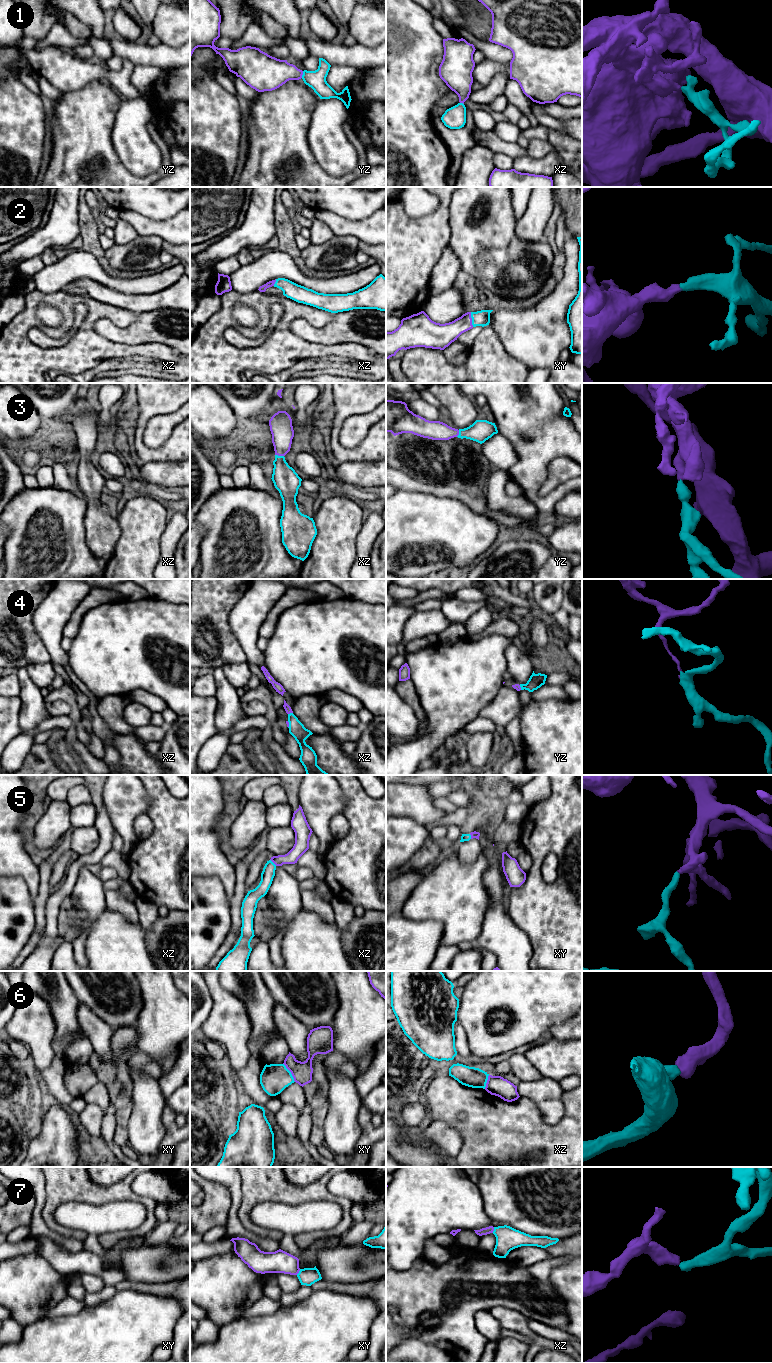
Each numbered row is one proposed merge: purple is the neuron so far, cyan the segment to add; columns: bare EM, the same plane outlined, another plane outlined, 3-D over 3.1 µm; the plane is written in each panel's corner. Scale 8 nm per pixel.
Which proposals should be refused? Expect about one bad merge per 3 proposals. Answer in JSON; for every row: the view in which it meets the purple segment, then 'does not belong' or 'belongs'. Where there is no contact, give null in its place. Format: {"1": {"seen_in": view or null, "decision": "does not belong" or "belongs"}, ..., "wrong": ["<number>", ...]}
{"1": {"seen_in": "yz", "decision": "belongs"}, "2": {"seen_in": "xy", "decision": "belongs"}, "3": {"seen_in": "xz", "decision": "belongs"}, "4": {"seen_in": "xz", "decision": "belongs"}, "5": {"seen_in": "xz", "decision": "belongs"}, "6": {"seen_in": "xy", "decision": "does not belong"}, "7": {"seen_in": "xy", "decision": "belongs"}, "wrong": ["6"]}

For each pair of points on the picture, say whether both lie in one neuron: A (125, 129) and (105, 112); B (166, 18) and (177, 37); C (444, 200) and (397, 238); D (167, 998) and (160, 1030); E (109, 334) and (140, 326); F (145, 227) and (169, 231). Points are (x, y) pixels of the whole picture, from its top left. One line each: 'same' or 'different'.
A: different
B: same
C: same
D: same
E: same
F: same

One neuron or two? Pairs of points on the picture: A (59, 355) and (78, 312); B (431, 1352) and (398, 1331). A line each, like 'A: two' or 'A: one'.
A: two
B: two

